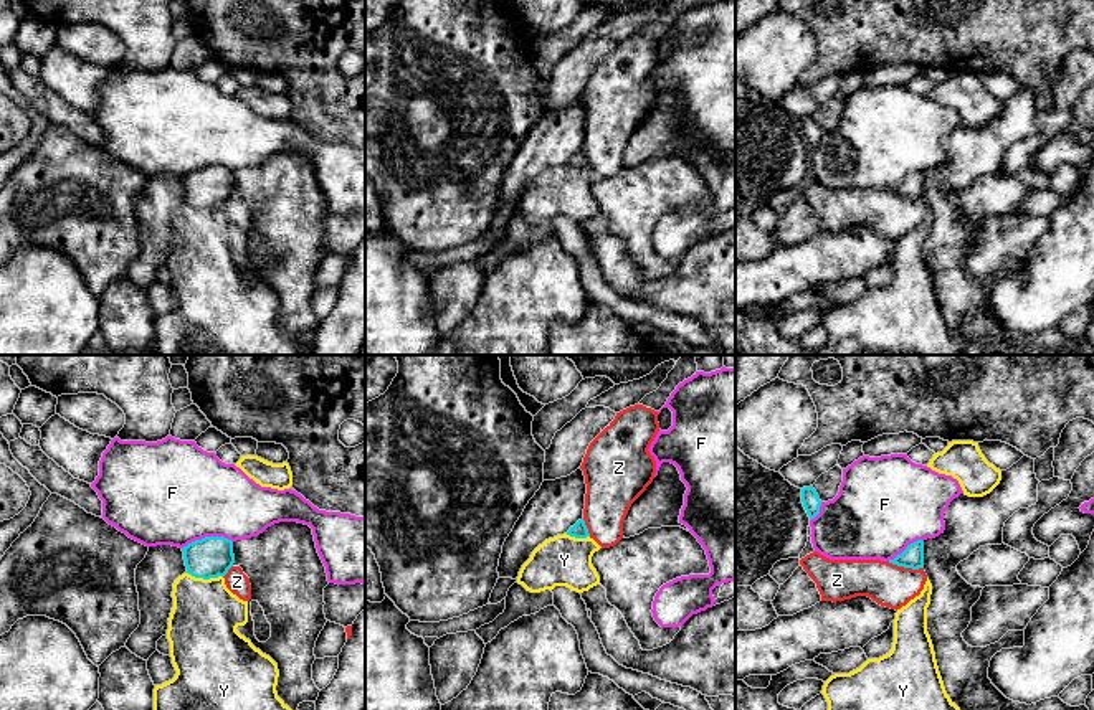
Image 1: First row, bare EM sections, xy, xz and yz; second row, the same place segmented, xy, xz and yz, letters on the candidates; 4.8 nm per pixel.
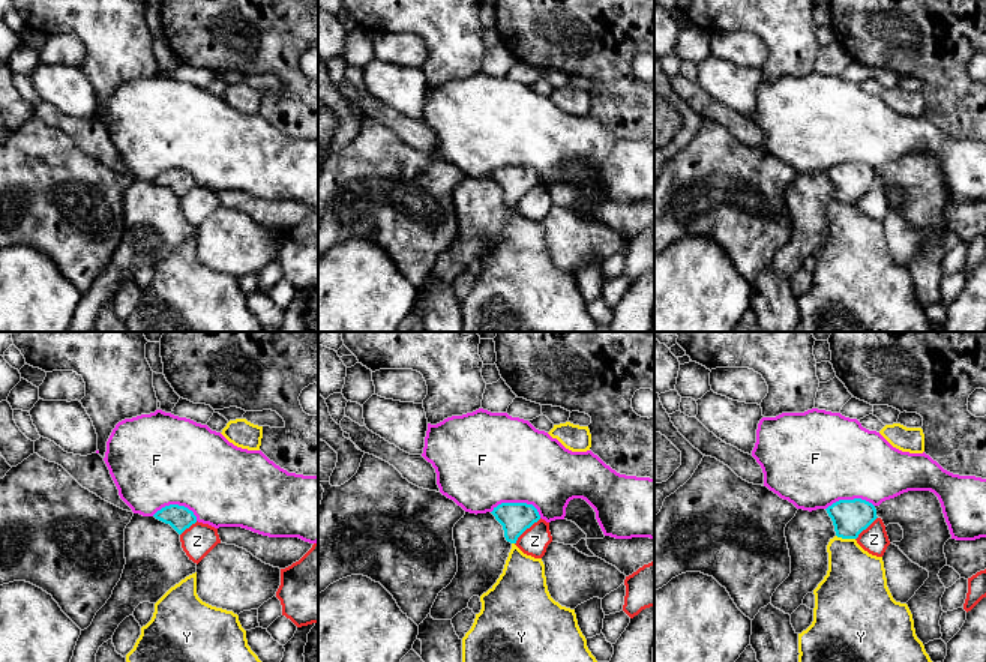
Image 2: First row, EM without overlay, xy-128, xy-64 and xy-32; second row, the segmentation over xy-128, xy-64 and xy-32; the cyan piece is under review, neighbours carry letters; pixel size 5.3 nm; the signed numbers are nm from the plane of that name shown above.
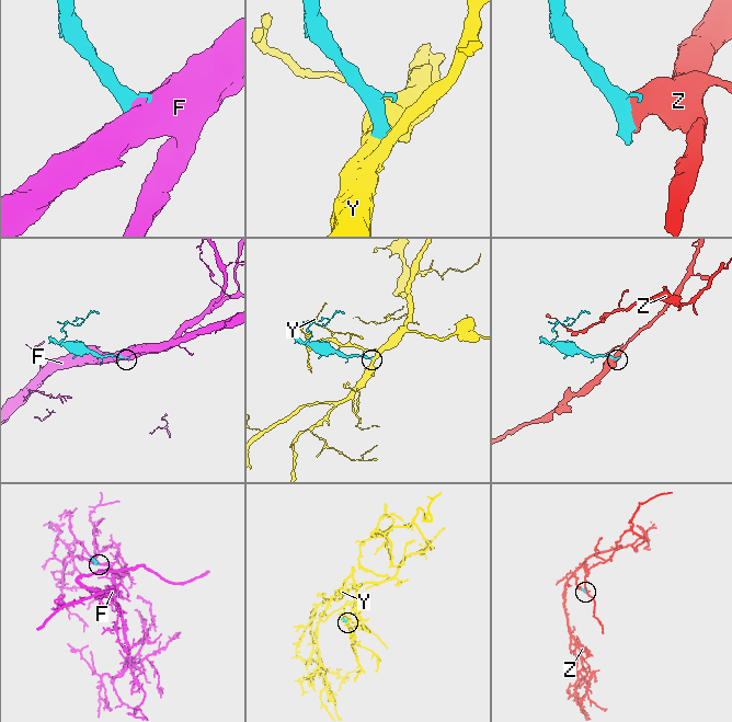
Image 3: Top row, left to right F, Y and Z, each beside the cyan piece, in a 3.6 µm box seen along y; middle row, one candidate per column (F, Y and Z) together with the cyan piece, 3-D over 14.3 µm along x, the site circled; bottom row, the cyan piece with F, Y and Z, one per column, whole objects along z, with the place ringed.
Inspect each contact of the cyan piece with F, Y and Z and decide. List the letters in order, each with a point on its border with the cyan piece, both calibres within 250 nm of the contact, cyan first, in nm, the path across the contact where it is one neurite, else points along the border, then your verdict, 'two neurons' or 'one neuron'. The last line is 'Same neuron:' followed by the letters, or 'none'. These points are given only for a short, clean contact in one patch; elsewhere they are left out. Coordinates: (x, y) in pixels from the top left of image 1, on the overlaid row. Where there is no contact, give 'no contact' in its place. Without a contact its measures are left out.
F: contact xy (207, 537); calibres 200 and 480 nm; two neurons
Y: contact xy (205, 578); calibres 200 and 340 nm; border xy (187, 572), (204, 578), (222, 577); two neurons
Z: contact yz (906, 567); calibres 110 and 200 nm; border yz (888, 562), (898, 567), (922, 568); two neurons
Same neuron: none

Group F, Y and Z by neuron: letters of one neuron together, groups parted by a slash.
F / Y / Z

